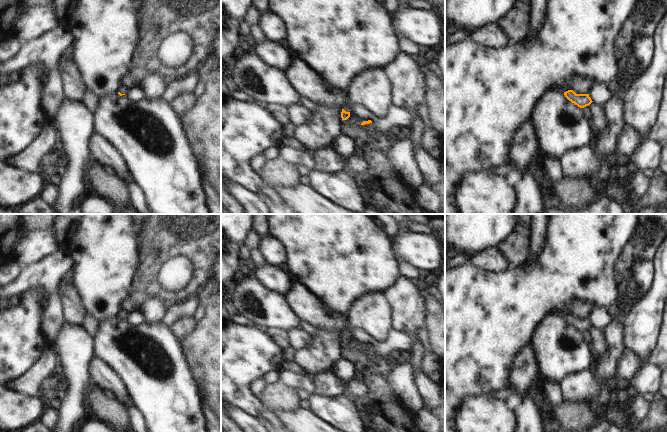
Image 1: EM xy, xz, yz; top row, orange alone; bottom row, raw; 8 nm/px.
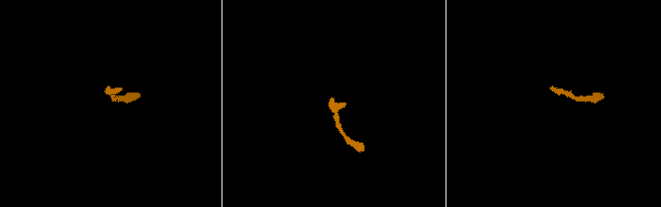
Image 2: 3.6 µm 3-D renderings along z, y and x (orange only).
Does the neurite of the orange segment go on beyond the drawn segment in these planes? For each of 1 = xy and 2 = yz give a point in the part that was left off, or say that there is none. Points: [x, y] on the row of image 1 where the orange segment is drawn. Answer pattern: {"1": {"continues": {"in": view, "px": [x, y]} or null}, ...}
{"1": {"continues": {"in": "xy", "px": [123, 90]}}, "2": {"continues": null}}

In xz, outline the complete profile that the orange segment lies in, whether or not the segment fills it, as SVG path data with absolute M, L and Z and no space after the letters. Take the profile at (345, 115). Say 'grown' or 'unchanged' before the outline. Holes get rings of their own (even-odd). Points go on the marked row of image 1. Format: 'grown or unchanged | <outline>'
grown | M374 68L363 72L349 87L349 103L341 112L342 120L350 117L350 106L360 104L375 116L382 118L394 104L394 85L385 68Z

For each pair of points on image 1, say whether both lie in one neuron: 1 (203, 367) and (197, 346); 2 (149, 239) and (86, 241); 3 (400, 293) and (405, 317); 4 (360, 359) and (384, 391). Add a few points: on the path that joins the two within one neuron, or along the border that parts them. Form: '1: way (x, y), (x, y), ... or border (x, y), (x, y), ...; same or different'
1: way (203, 362), (202, 351); same
2: border (139, 237), (142, 262); different
3: way (405, 299), (405, 311); same
4: way (369, 364), (385, 379), (385, 382); same

